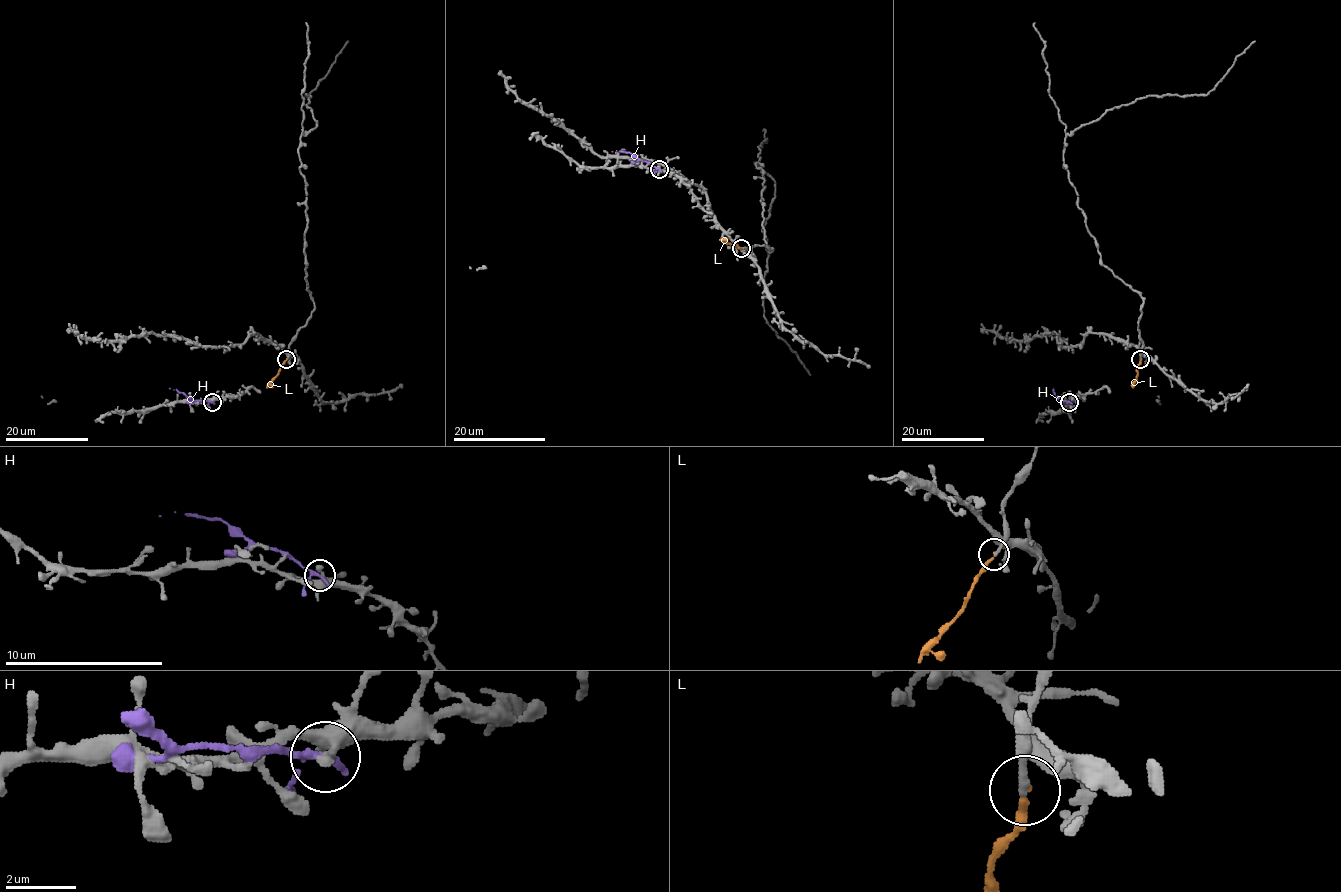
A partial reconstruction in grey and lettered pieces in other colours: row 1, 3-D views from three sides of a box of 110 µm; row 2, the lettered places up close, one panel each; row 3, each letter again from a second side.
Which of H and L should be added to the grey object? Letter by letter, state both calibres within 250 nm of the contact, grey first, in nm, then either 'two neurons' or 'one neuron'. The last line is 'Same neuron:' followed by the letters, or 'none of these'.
H: 260 nm thick on the grey side, 200 nm on the other; two neurons
L: 220 nm thick on the grey side, 200 nm on the other; one neuron
Same neuron: L

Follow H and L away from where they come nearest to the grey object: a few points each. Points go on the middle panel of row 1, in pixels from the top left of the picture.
H: (658, 168), (629, 152), (612, 151)
L: (741, 248), (720, 239)

